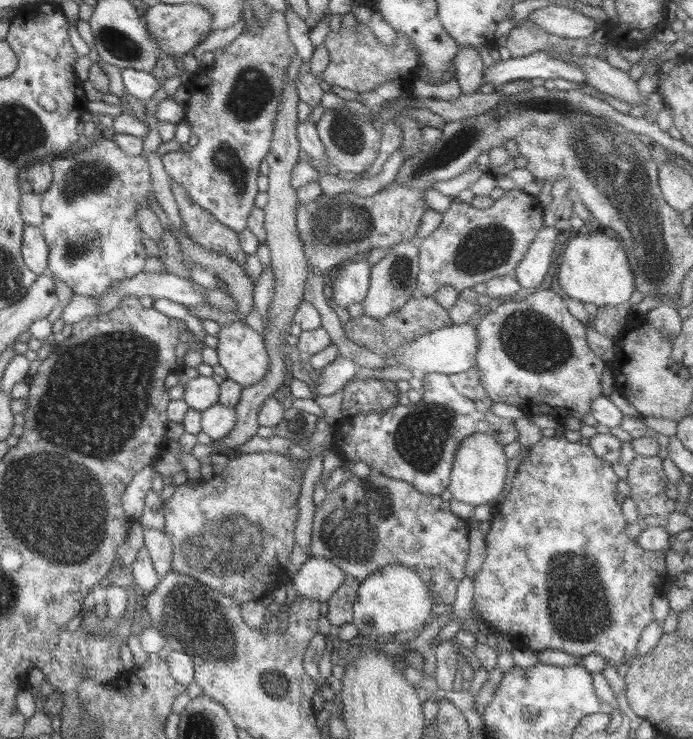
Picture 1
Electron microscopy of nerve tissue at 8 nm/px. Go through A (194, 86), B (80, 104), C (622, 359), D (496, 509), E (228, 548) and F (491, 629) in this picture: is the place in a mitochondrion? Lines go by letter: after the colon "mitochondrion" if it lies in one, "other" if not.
A: other
B: other
C: other
D: other
E: mitochondrion
F: other

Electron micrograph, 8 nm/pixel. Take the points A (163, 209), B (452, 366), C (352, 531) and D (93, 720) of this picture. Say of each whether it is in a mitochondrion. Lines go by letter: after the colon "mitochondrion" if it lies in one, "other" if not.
A: other
B: other
C: mitochondrion
D: mitochondrion

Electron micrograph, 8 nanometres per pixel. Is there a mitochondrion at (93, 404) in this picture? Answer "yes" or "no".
yes

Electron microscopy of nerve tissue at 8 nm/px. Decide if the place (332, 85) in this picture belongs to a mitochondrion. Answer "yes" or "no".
no

